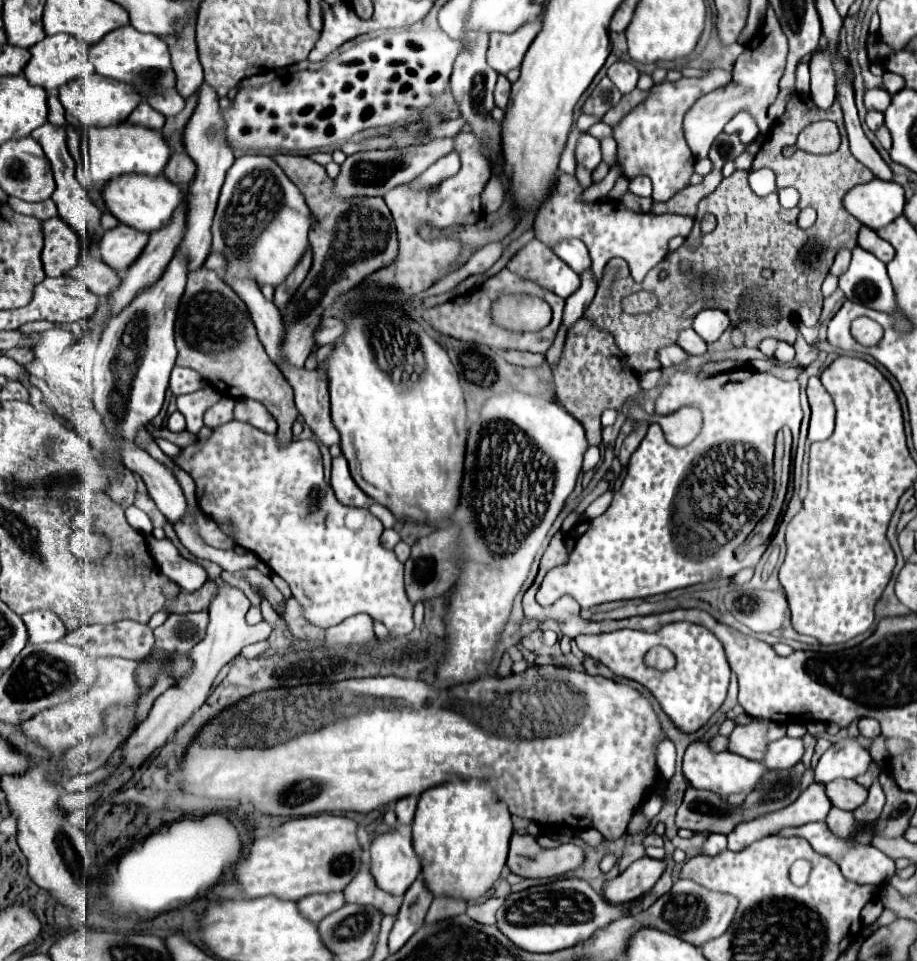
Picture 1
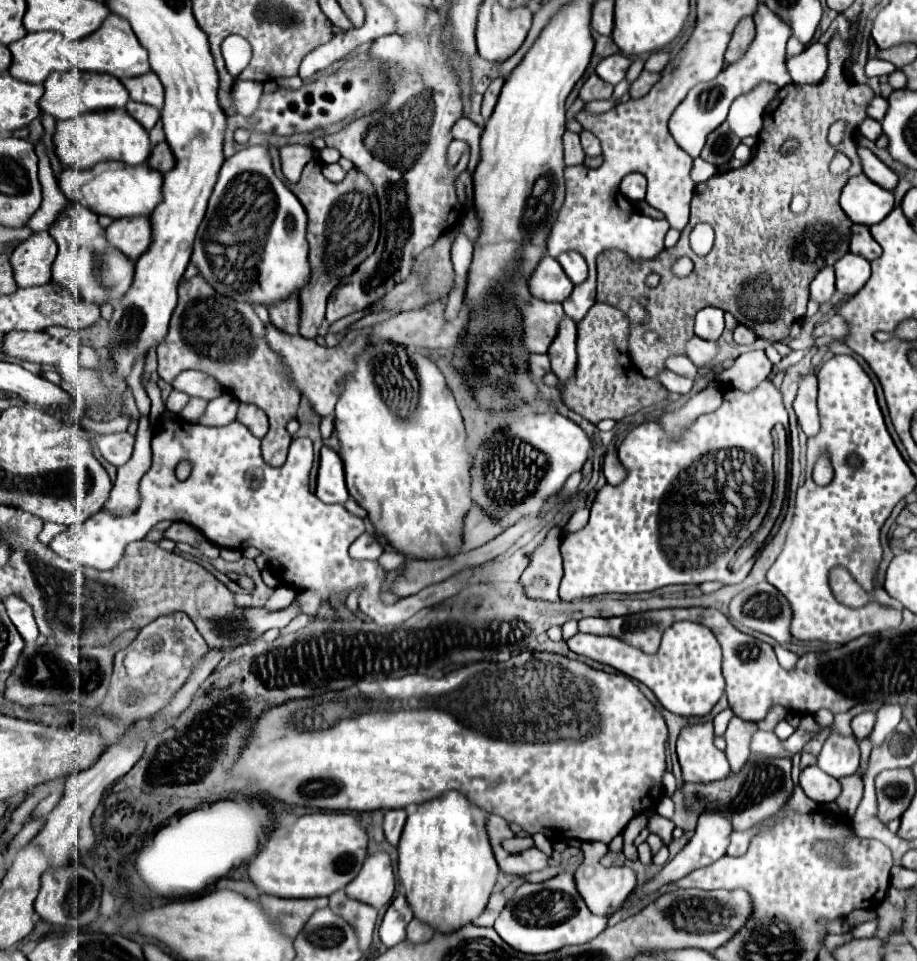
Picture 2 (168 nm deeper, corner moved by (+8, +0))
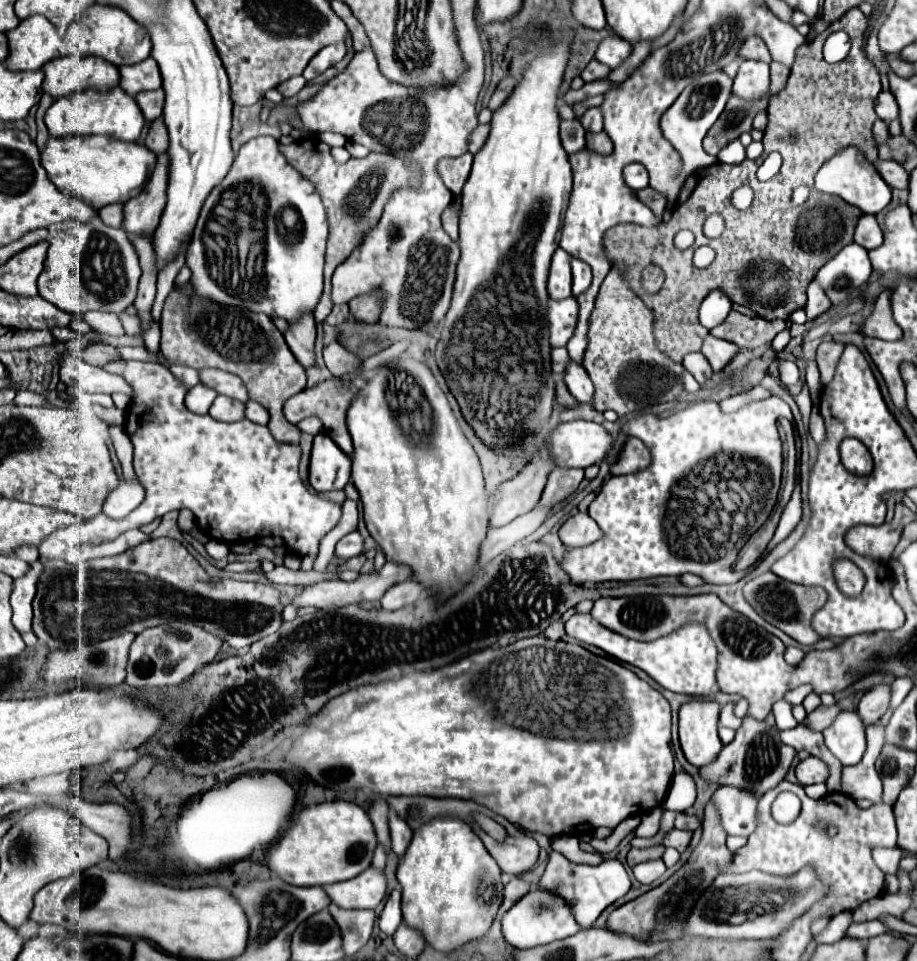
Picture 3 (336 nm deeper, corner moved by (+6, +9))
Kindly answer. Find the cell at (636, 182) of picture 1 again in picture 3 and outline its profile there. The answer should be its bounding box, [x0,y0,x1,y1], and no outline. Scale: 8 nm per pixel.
[624,163,648,191]

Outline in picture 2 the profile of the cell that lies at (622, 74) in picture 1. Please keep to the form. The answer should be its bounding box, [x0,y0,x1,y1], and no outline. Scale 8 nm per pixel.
[596,54,632,84]

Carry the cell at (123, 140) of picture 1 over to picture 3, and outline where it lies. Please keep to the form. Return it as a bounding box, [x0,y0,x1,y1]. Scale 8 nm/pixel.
[46,87,146,141]

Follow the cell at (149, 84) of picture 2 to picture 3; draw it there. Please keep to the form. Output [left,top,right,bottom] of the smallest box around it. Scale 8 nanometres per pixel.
[120,57,162,95]

